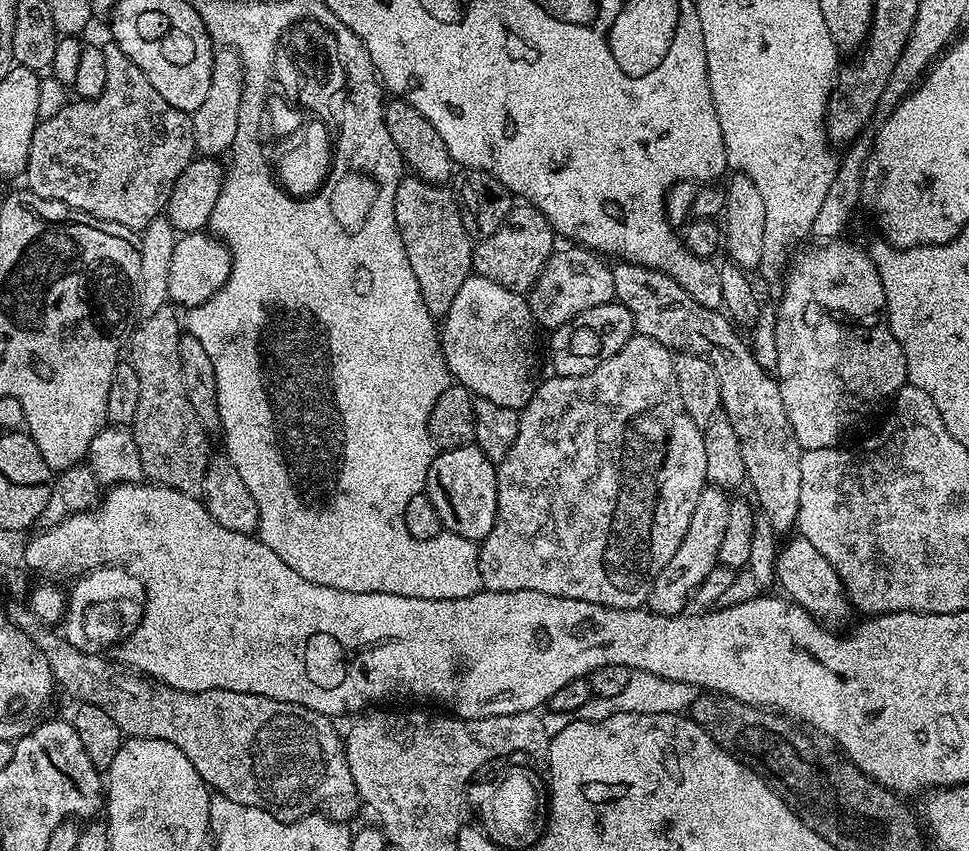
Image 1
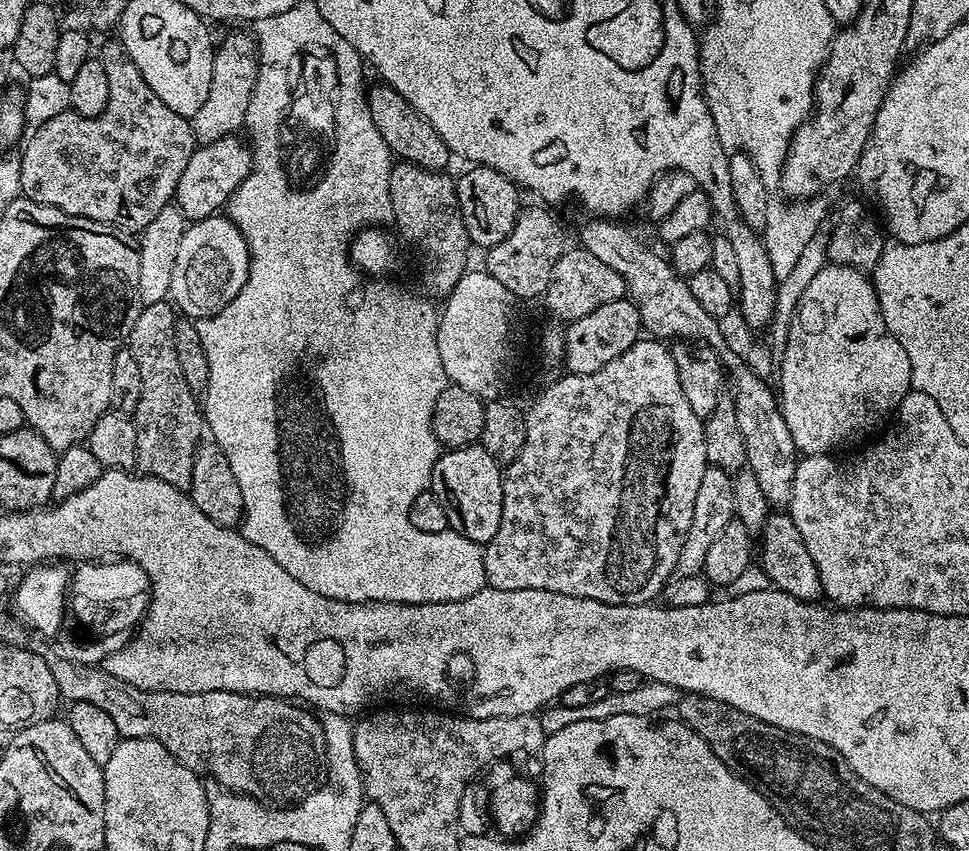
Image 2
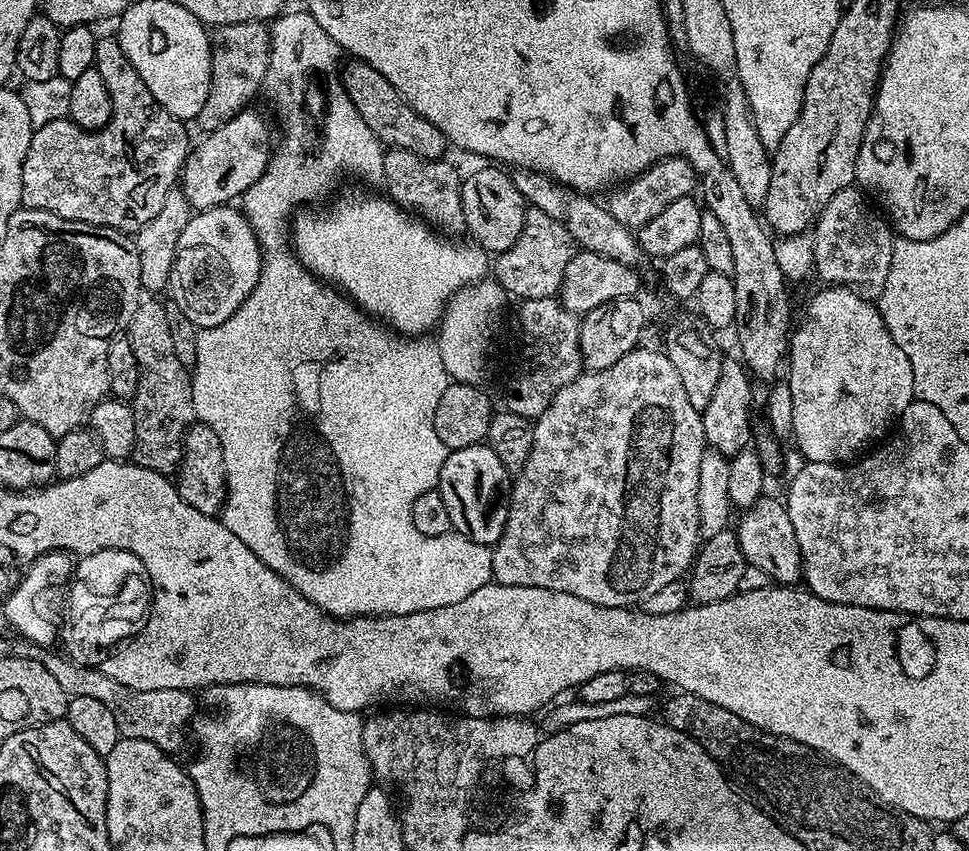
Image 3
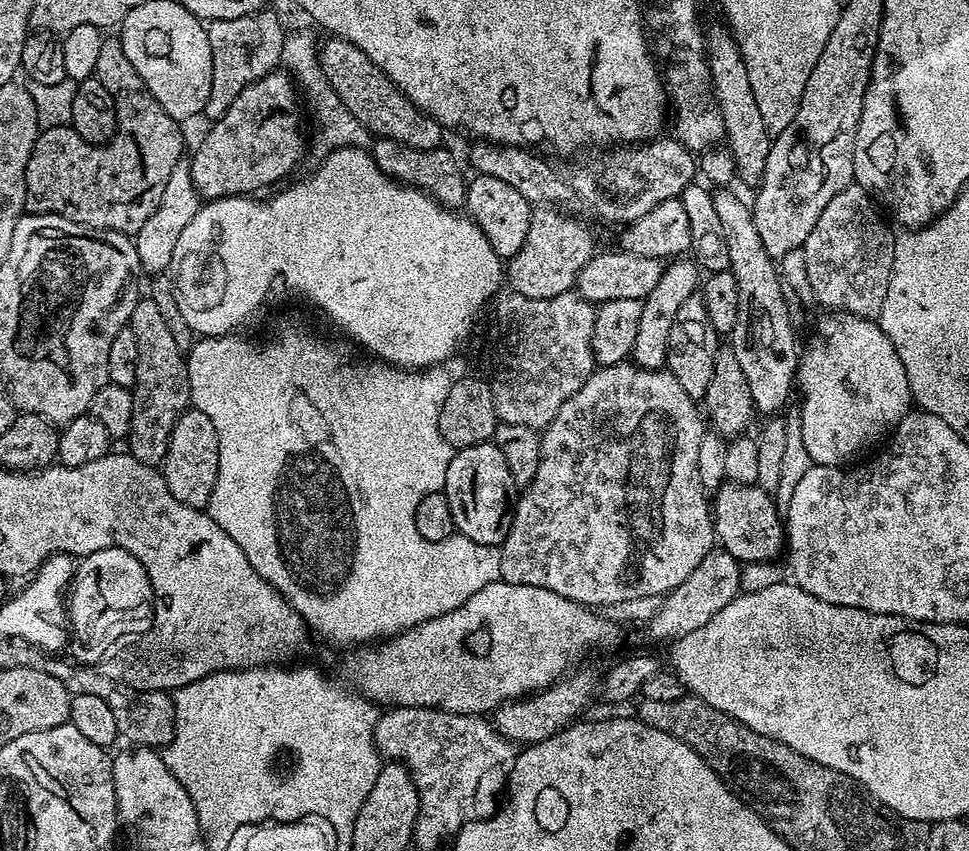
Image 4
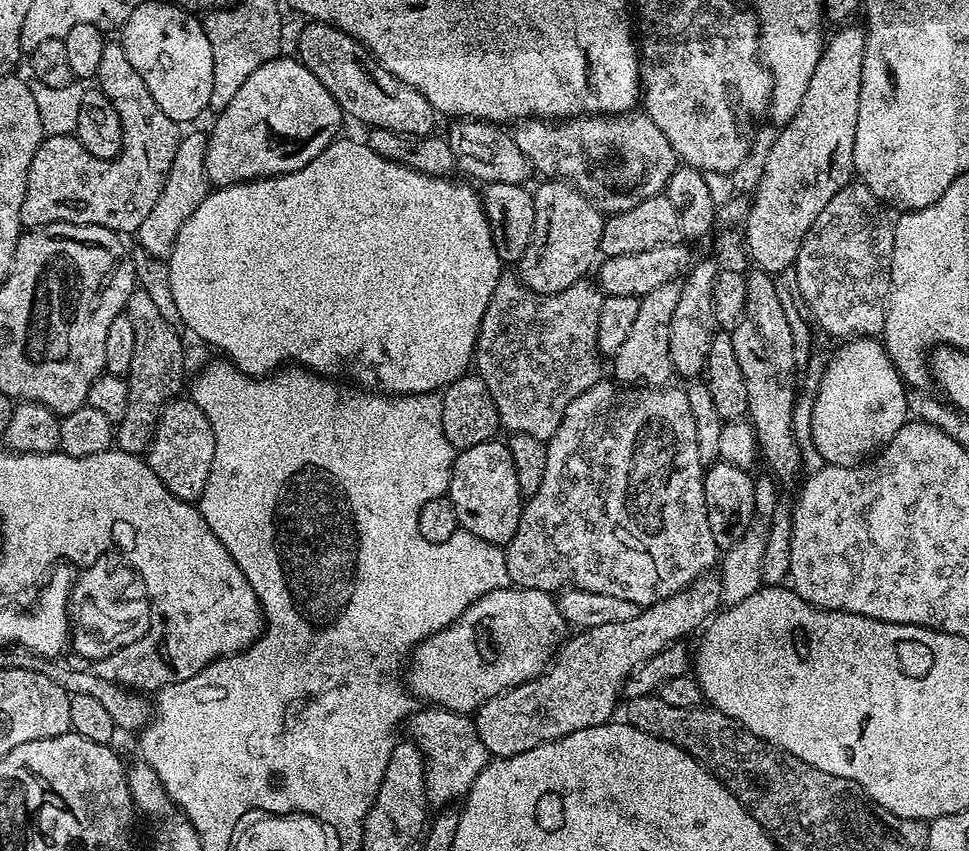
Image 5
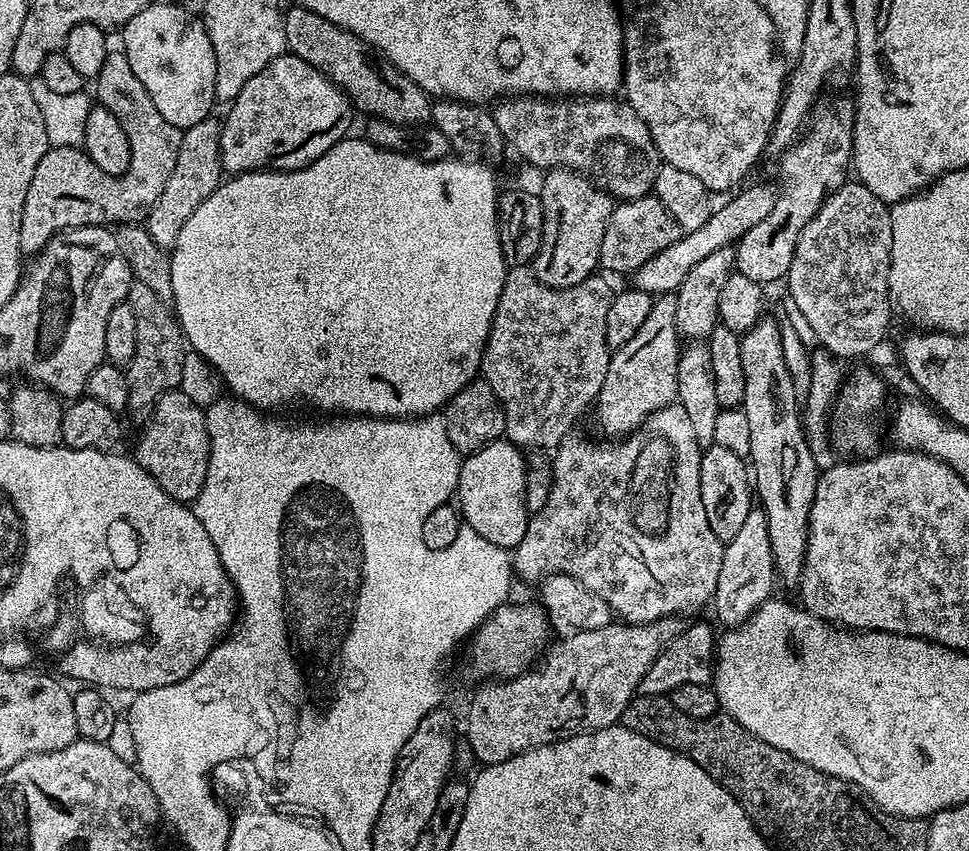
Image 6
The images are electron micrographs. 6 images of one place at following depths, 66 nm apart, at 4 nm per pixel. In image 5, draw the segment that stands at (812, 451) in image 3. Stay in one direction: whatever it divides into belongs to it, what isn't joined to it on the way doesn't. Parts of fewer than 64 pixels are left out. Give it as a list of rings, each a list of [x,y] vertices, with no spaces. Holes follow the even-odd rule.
[[[853,338],[847,342],[841,343],[835,349],[829,365],[826,366],[825,376],[821,380],[821,385],[818,386],[817,396],[814,398],[813,406],[813,446],[815,448],[815,455],[820,455],[825,465],[837,464],[843,468],[854,468],[857,464],[867,461],[869,458],[877,455],[880,449],[886,447],[894,438],[894,434],[898,434],[898,430],[907,424],[910,417],[908,415],[908,407],[906,406],[906,394],[908,388],[905,385],[904,379],[898,374],[898,370],[894,366],[892,359],[888,357],[888,351],[883,346],[883,343],[876,338]]]

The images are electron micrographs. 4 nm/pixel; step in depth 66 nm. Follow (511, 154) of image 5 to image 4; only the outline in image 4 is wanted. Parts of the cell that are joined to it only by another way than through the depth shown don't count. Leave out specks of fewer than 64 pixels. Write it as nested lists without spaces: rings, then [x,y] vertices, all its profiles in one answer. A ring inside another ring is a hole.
[[[476,142],[473,145],[473,148],[468,152],[468,160],[472,163],[473,173],[489,175],[491,178],[498,178],[499,181],[514,186],[532,206],[551,206],[569,214],[575,213],[576,207],[581,207],[582,201],[572,188],[571,183],[565,178],[563,180],[562,177],[555,176],[547,162],[532,153],[535,151],[513,144]]]

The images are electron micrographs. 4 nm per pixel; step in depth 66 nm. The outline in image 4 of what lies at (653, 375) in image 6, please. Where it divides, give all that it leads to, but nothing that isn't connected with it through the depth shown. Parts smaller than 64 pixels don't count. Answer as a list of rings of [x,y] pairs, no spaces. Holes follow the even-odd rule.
[[[672,258],[664,264],[662,278],[642,301],[642,318],[638,318],[638,336],[634,338],[631,359],[642,368],[663,369],[666,364],[666,346],[670,338],[670,326],[686,298],[697,295],[702,284],[702,269],[695,259]]]

